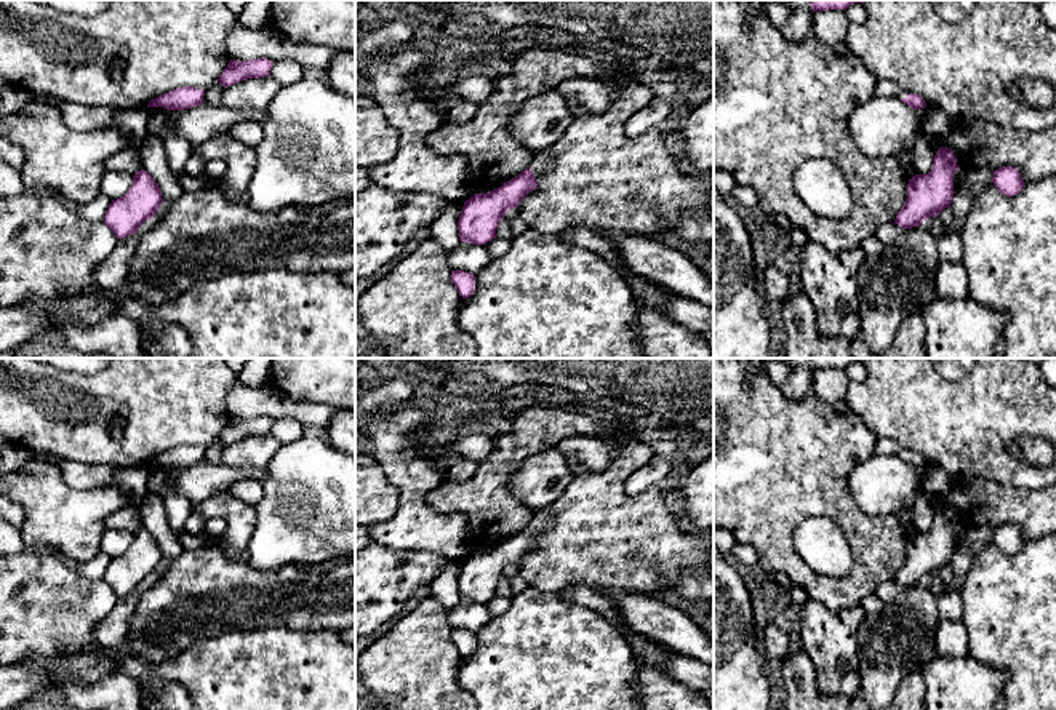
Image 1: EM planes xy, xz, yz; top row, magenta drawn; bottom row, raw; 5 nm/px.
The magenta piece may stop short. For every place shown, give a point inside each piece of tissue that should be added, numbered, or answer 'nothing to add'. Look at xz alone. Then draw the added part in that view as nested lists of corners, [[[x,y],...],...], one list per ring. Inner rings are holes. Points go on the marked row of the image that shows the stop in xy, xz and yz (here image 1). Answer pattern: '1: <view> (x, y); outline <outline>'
1: xz (543, 159); outline [[[549,149],[534,155],[534,160],[531,162],[530,168],[536,179],[541,178],[541,174],[550,165],[550,162],[552,162],[552,155]]]

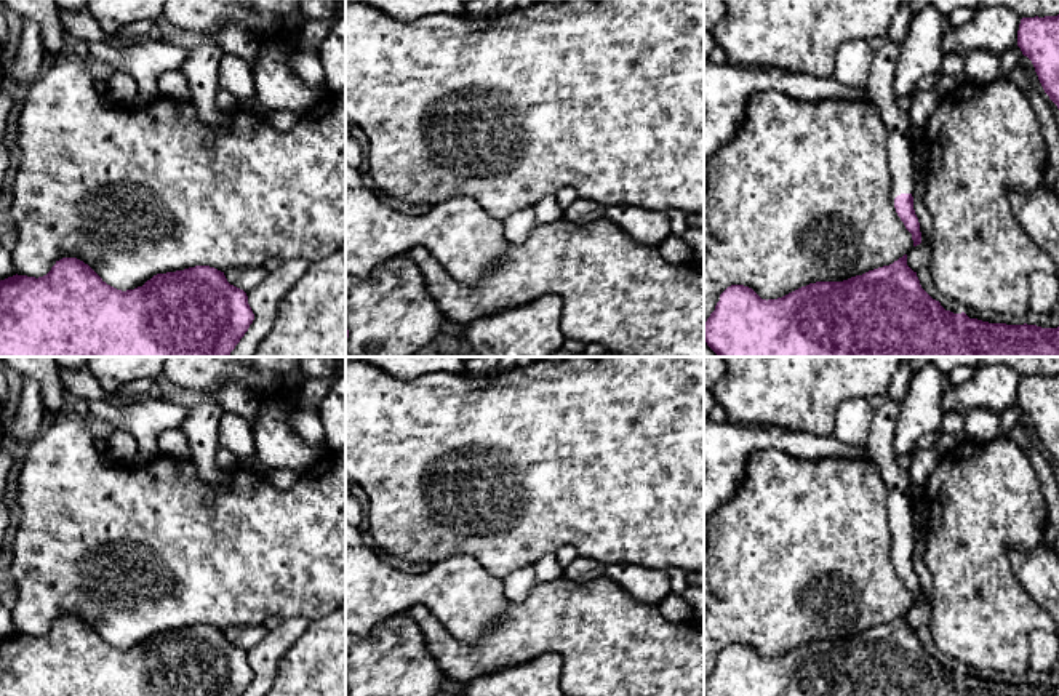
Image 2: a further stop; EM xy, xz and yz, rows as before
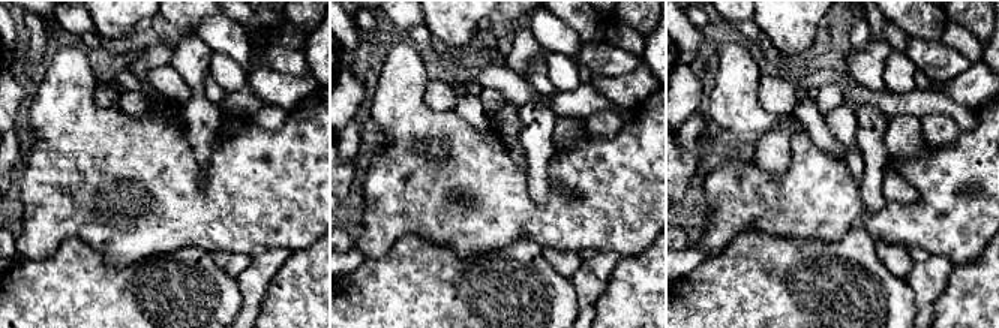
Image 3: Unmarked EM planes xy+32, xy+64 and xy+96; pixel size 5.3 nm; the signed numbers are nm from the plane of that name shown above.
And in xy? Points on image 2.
nothing to add

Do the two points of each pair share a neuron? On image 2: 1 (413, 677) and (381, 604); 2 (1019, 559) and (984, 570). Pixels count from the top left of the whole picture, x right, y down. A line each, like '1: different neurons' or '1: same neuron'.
1: different neurons
2: different neurons

